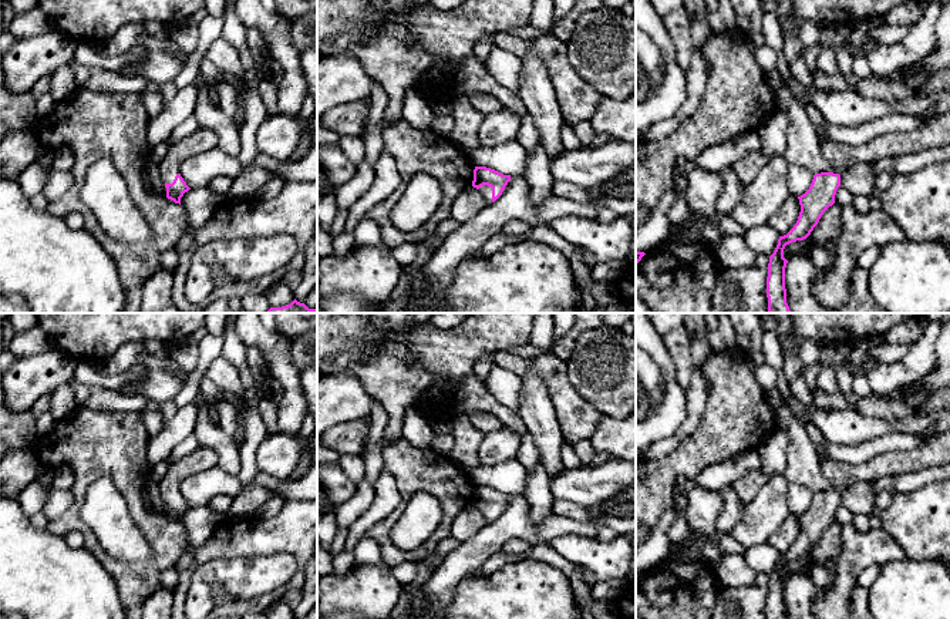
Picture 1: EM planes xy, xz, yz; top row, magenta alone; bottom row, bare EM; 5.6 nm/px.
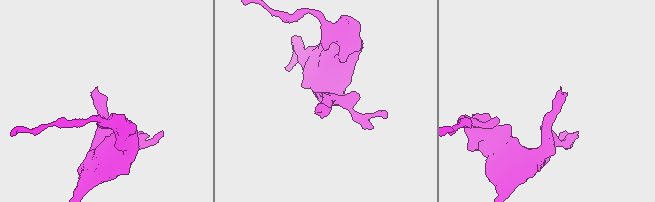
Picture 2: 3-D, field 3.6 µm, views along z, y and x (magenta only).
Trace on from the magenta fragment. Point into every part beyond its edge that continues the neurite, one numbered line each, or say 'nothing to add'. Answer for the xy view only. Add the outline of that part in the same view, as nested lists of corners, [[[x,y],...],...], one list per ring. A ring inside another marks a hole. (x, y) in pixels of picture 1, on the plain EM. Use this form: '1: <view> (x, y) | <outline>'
1: xy (204, 458) | [[[199,445],[192,454],[172,462],[166,475],[159,482],[161,497],[166,502],[172,502],[185,478],[208,471],[218,464],[218,454],[209,447]]]

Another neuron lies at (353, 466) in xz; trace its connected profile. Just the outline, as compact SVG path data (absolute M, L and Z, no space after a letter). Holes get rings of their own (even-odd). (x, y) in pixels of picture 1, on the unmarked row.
M340 454L337 464L356 485L358 485L365 478L365 465L363 454Z

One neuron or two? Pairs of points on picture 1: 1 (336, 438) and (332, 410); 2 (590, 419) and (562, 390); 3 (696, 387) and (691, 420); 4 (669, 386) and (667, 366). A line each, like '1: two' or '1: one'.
1: two
2: one
3: one
4: one

